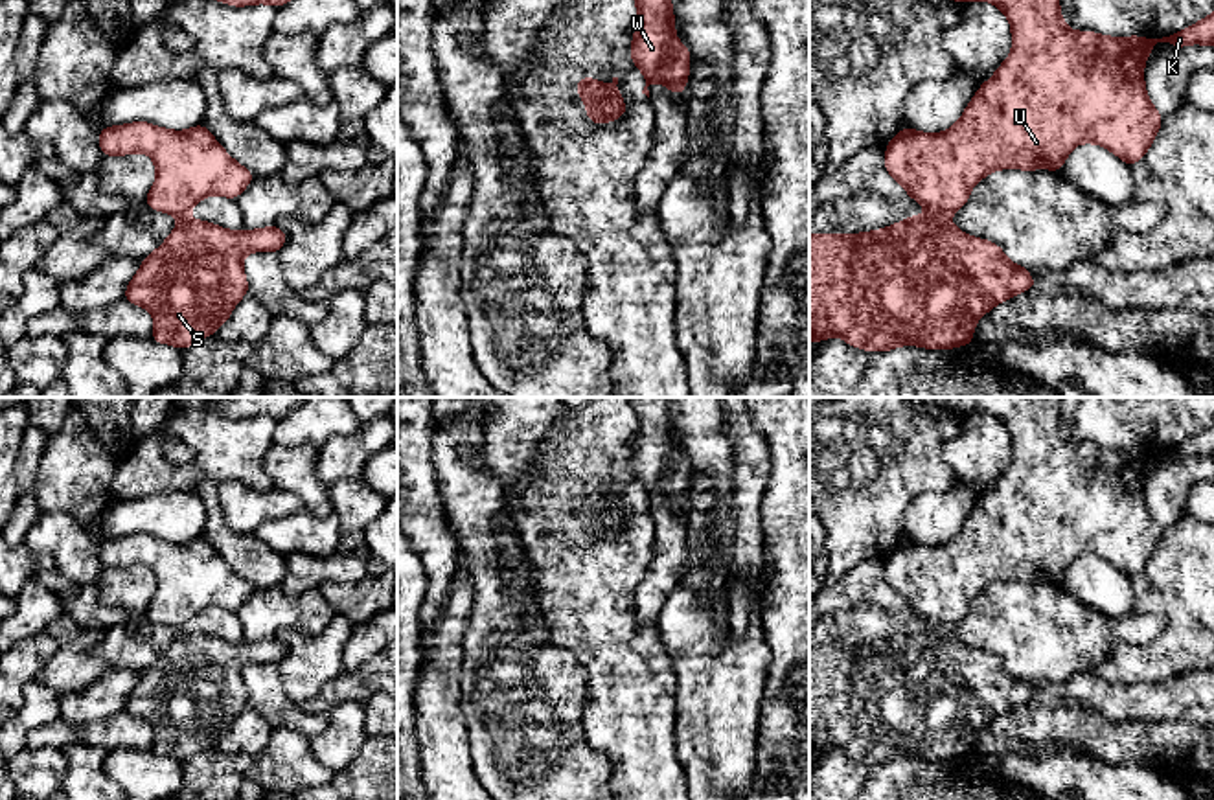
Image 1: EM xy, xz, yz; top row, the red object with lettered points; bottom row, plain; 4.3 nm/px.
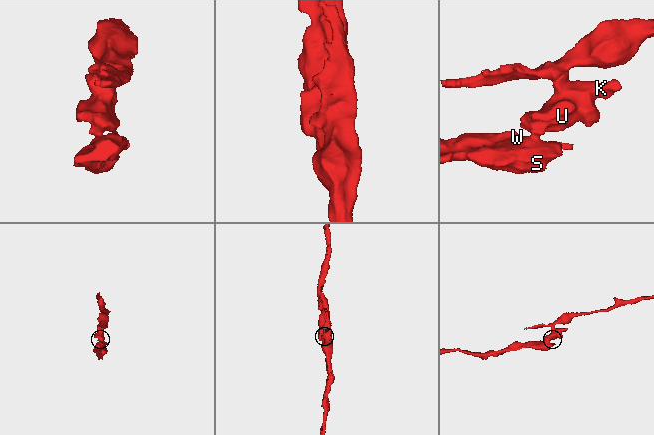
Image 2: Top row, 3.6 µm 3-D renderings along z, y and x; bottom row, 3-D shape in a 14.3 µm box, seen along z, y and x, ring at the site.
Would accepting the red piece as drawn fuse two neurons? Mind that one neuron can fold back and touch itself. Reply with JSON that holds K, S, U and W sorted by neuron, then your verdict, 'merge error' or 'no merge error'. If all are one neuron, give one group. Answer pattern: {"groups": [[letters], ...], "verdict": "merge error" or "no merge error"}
{"groups": [["K", "U"], ["S", "W"]], "verdict": "merge error"}

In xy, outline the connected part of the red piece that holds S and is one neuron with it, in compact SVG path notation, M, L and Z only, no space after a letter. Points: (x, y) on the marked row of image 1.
M180 219L167 239L142 259L125 289L125 300L147 309L155 318L151 338L186 349L202 337L215 335L239 300L248 294L243 259L250 252L278 252L287 234L276 224L259 230L226 230L208 221Z

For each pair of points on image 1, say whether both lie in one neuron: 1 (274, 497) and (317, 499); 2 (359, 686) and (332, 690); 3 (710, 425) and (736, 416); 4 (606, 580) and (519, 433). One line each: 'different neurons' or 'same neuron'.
1: different neurons
2: same neuron
3: different neurons
4: different neurons

